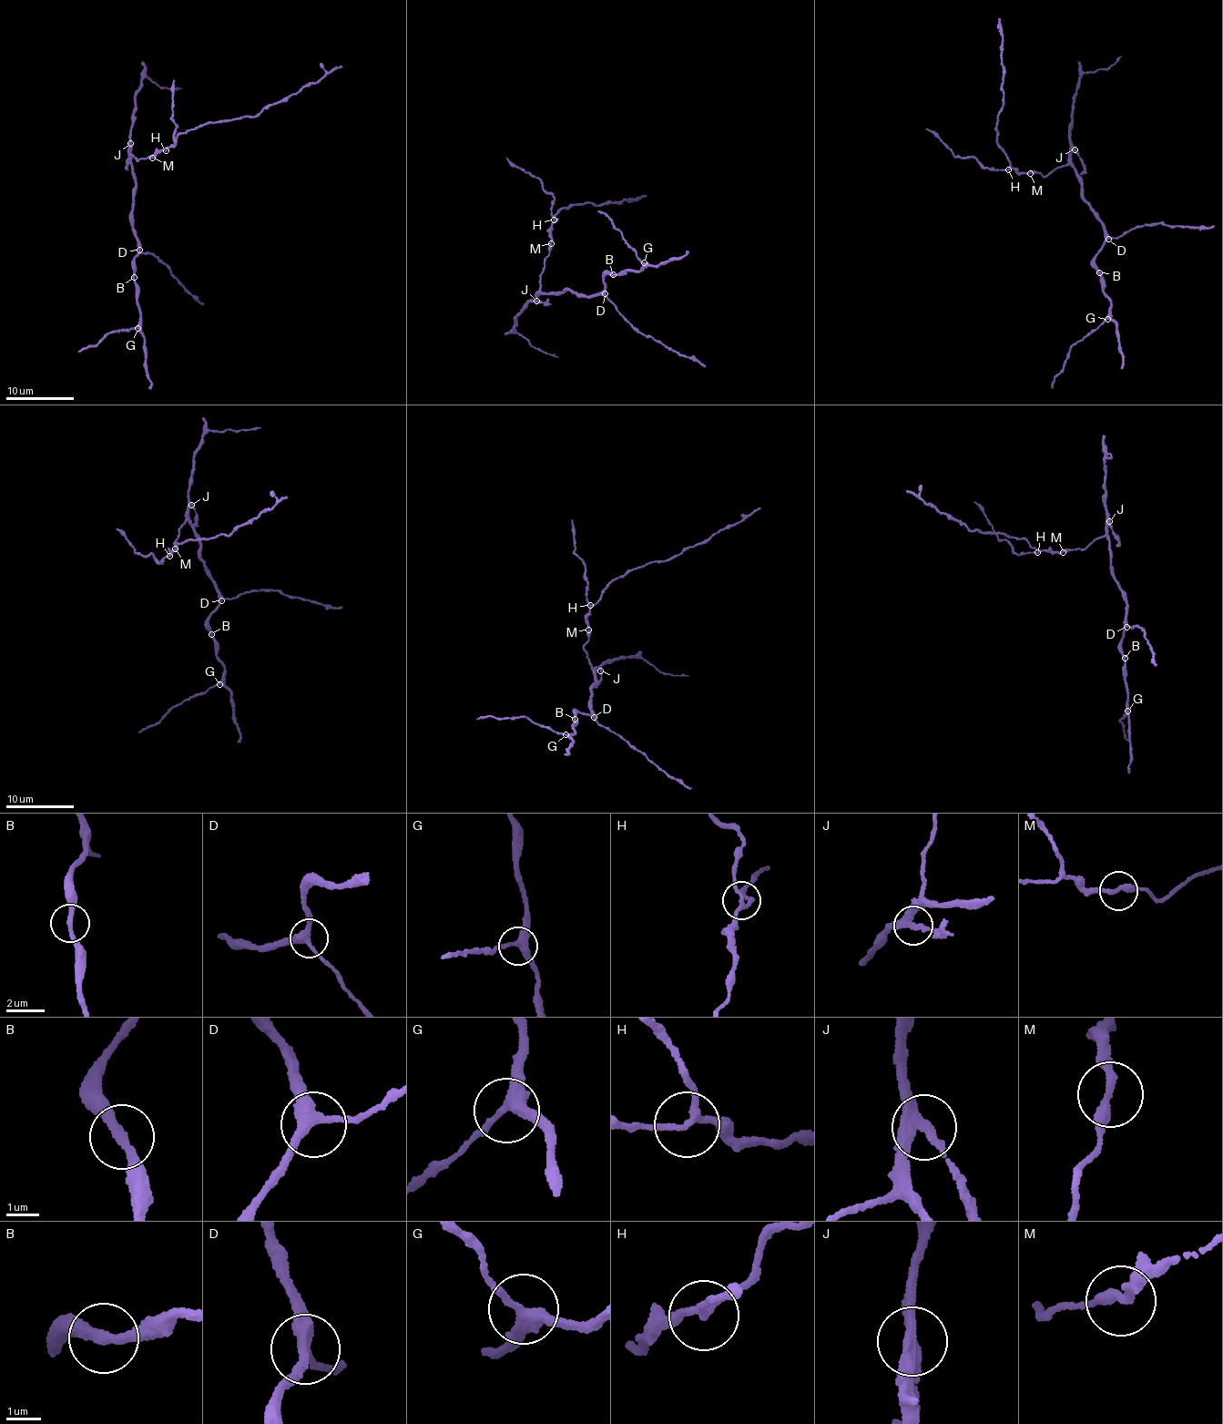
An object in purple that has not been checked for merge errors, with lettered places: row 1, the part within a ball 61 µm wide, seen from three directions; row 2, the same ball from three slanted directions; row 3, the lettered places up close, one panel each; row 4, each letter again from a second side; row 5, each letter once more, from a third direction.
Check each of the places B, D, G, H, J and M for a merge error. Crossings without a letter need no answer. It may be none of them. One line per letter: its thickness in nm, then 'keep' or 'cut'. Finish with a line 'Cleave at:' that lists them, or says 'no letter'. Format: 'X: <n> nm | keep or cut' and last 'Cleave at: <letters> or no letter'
B: 260 nm | keep
D: 320 nm | keep
G: 320 nm | keep
H: 180 nm | cut
J: 280 nm | cut
M: 280 nm | keep
Cleave at: H, J

